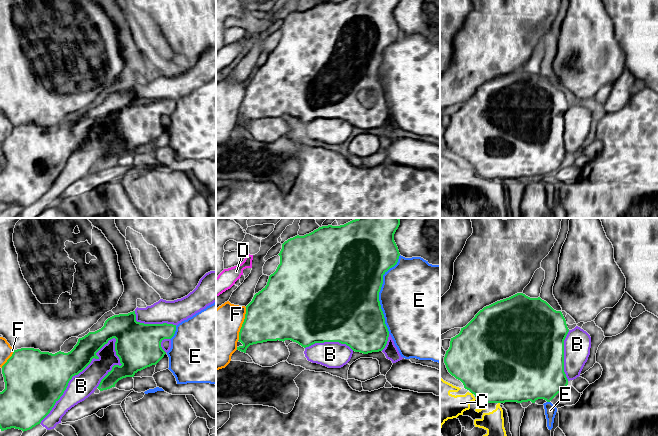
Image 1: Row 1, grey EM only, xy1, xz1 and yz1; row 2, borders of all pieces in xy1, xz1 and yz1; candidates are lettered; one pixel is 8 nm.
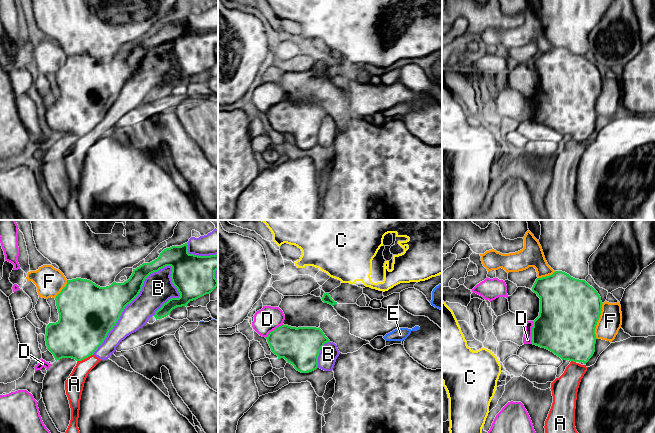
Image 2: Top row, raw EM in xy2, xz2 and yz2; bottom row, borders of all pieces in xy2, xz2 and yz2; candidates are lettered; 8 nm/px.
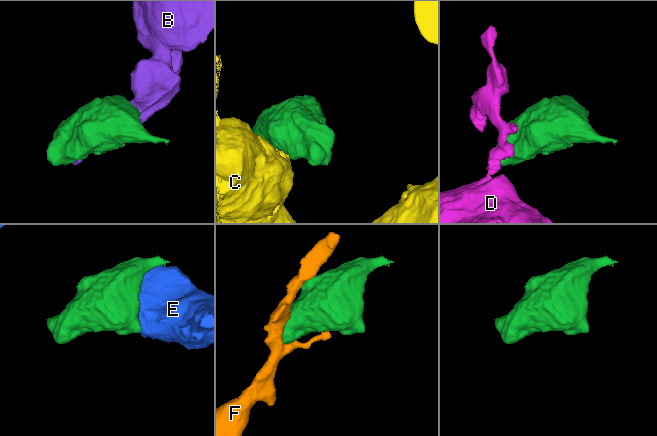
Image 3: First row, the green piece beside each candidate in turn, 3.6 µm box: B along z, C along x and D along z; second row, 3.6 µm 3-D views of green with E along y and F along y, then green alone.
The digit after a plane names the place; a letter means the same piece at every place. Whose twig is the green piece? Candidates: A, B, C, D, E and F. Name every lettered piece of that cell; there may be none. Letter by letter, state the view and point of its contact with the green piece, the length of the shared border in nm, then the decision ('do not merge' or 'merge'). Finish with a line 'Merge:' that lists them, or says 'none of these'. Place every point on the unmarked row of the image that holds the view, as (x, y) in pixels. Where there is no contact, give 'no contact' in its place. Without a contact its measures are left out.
A: contact xy2 (84, 134); length 140 nm; do not merge
B: contact xy2 (128, 79); length 950 nm; do not merge
C: no contact; do not merge
D: contact yz2 (532, 108); length 180 nm; do not merge
E: contact xz1 (378, 70); length 650 nm; do not merge
F: contact yz2 (597, 97); length 300 nm; do not merge
Merge: none of these

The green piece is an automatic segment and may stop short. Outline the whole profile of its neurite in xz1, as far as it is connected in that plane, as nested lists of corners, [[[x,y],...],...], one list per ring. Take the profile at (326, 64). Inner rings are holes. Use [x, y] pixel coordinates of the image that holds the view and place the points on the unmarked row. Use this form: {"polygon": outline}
{"polygon": [[[344,0],[340,2],[322,2],[304,12],[295,12],[282,20],[282,25],[278,30],[280,40],[276,47],[269,52],[267,61],[256,69],[252,77],[246,82],[245,95],[239,108],[239,118],[243,121],[237,126],[246,129],[250,121],[267,117],[291,116],[306,124],[315,119],[339,118],[346,120],[353,127],[368,130],[382,127],[388,117],[389,107],[385,100],[385,94],[379,77],[379,68],[383,60],[383,51],[394,43],[399,35],[400,29],[394,17],[394,10],[400,0]]]}

